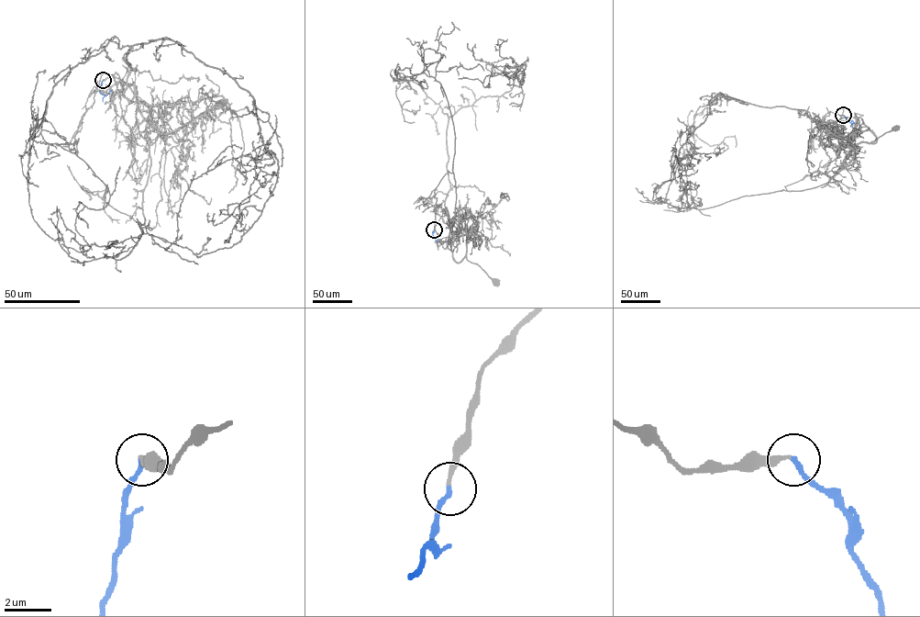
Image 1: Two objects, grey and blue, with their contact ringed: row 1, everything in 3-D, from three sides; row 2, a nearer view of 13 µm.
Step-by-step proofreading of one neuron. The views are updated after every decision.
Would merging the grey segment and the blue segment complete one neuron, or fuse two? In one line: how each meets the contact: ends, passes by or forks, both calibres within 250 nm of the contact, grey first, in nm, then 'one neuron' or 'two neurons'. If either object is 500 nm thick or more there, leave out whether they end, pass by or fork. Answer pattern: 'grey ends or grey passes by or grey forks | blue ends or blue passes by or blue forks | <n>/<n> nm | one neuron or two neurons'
grey ends | blue ends | 220/200 nm | one neuron

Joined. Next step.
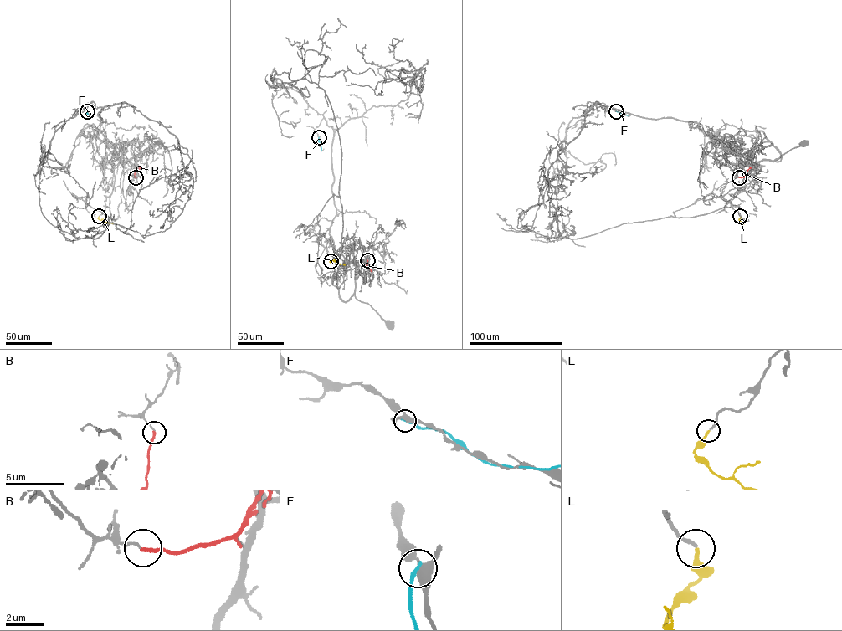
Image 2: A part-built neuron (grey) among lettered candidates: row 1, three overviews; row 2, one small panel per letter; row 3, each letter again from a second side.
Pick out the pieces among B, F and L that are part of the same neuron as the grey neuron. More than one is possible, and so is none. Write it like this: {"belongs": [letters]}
{"belongs": ["L"]}

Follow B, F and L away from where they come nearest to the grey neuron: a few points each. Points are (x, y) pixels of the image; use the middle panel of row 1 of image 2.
B: (367, 260), (366, 265), (372, 272)
F: (319, 137), (321, 151)
L: (331, 262), (345, 264)

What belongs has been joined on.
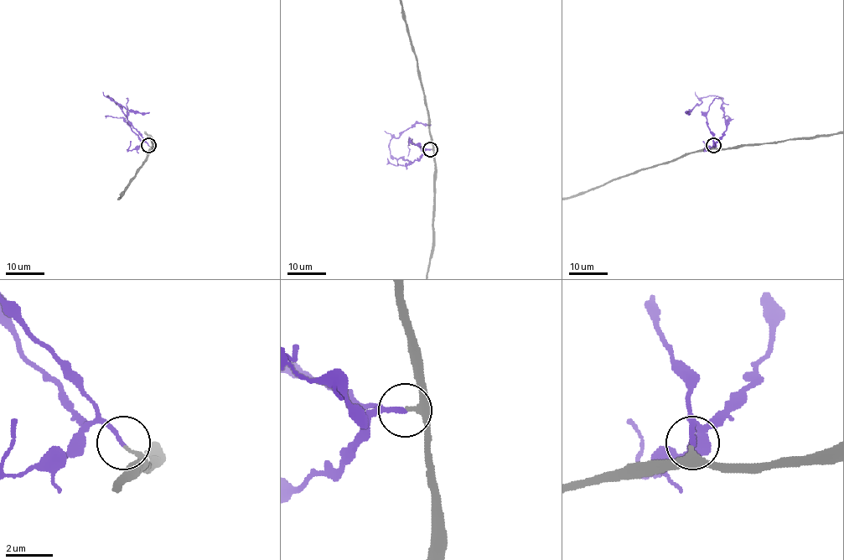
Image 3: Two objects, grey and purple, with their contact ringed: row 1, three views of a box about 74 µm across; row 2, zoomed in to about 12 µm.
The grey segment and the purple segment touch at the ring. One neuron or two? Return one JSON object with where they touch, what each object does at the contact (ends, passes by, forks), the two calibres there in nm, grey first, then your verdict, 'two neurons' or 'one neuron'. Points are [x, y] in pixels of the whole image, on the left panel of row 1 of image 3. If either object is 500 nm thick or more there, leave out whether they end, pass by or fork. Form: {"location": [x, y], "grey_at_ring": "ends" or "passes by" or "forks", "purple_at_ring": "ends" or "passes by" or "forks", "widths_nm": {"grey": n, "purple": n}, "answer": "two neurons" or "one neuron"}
{"location": [148, 145], "grey_at_ring": "passes by", "purple_at_ring": "ends", "widths_nm": {"grey": 180, "purple": 180}, "answer": "one neuron"}

